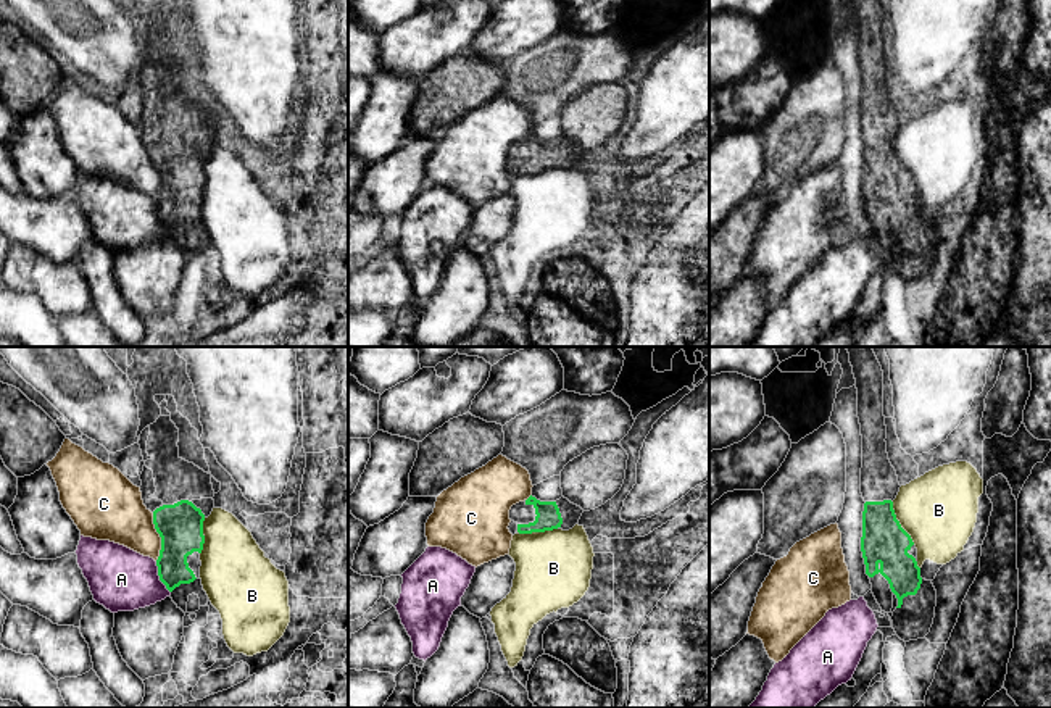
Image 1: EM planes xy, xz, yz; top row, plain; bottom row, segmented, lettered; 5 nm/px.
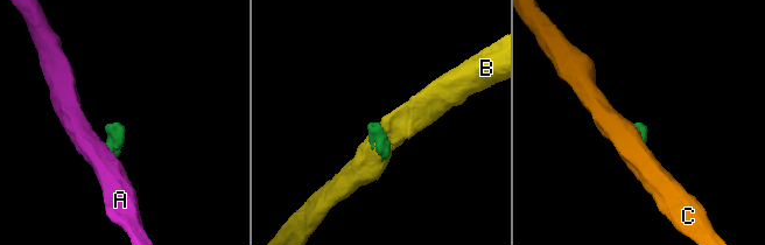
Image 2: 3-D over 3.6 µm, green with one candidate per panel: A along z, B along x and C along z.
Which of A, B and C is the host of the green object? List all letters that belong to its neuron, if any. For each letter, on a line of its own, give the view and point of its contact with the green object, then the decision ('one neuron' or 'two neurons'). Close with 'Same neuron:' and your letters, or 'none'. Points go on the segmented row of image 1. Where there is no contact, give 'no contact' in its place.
A: xy (160, 578) | two neurons
B: yz (898, 523) | two neurons
C: xy (160, 536) | two neurons
Same neuron: none

